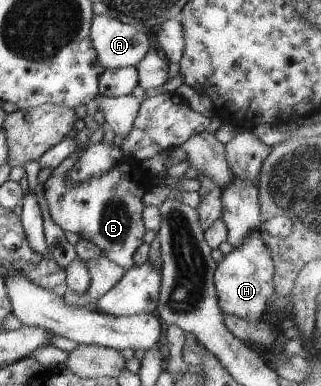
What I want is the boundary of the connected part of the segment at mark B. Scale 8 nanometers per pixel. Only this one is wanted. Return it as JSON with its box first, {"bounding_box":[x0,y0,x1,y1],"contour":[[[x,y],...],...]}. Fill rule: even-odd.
{"bounding_box":[41,149,149,270],"contour":[[[81,149],[72,151],[41,185],[49,213],[56,225],[65,232],[77,233],[80,239],[94,243],[102,248],[105,257],[128,270],[133,267],[134,253],[144,243],[142,236],[146,231],[142,220],[142,211],[146,207],[142,197],[149,190],[149,178],[142,160],[124,157],[107,173],[72,184],[68,180],[68,173],[79,161],[80,155]]]}

